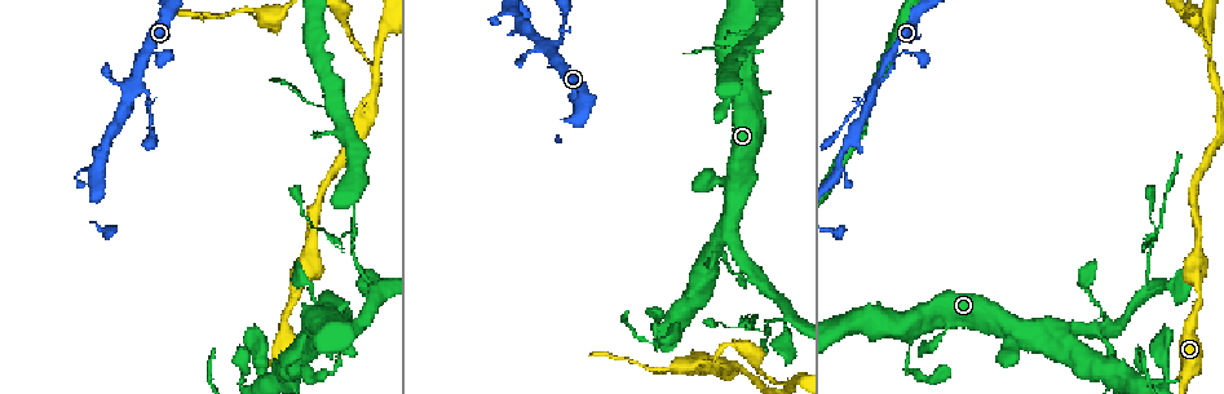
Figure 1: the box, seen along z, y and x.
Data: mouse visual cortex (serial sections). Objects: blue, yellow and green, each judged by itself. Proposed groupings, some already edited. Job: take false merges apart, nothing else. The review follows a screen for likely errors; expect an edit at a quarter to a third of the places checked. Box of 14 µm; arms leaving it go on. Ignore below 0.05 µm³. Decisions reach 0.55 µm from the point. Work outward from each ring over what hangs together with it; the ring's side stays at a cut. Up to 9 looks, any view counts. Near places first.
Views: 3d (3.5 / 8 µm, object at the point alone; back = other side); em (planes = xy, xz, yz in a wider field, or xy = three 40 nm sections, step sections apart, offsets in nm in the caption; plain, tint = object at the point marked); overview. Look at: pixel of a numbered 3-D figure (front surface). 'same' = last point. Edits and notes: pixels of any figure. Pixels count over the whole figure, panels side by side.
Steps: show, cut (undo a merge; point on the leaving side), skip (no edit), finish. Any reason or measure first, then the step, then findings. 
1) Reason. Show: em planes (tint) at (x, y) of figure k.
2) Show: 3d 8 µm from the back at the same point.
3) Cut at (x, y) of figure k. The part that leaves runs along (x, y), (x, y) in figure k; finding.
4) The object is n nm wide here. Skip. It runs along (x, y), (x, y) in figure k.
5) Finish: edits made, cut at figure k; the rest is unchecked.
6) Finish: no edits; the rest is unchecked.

Show: 3d 3.5 µm at (354, 235) of figure 1.

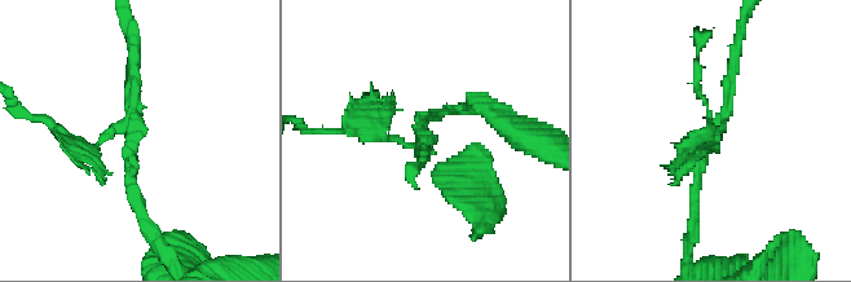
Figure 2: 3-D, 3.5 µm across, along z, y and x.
Need the tissue. Show: em xy step 2 (tint) at (421, 139) of figure 2.

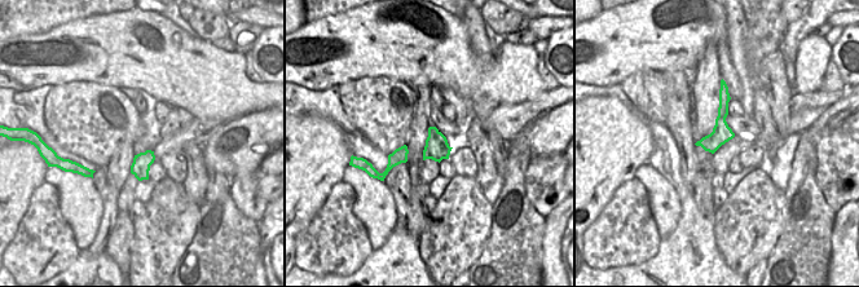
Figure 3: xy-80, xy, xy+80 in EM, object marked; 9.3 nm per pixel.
Skip. It runs along (723, 87), (721, 135), (712, 149) in figure 3; all the same cell.

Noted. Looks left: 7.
Side arm on a straight run. Show: 3d 3.5 µm from the back at (1211, 67) of figure 1.

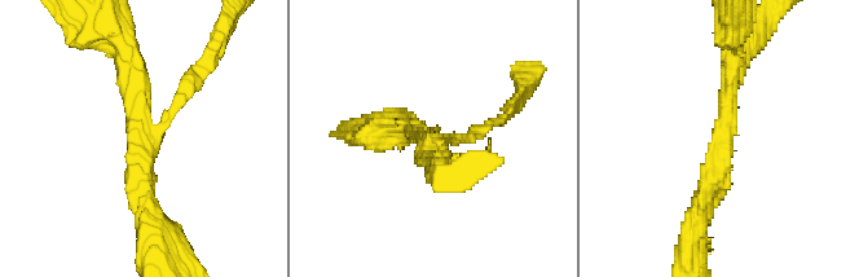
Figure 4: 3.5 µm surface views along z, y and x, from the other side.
Show: em planes (tint) at (723, 146) of figure 4.

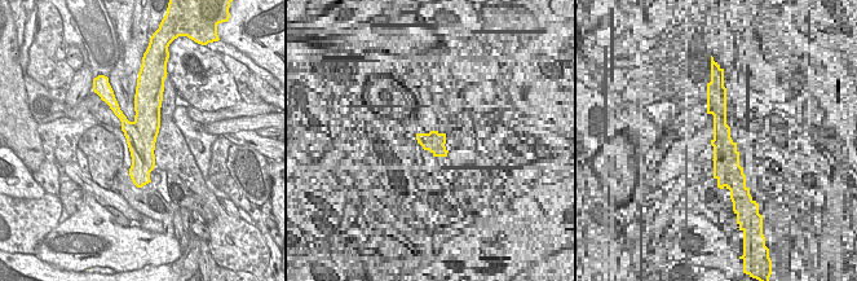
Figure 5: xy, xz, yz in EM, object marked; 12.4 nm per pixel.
Skip. It runs along (149, 225), (141, 150), (197, 78) in figure 4; one cell here.

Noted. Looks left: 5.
A fork. Show: 3d 3.5 µm at (684, 368) of figure 1.

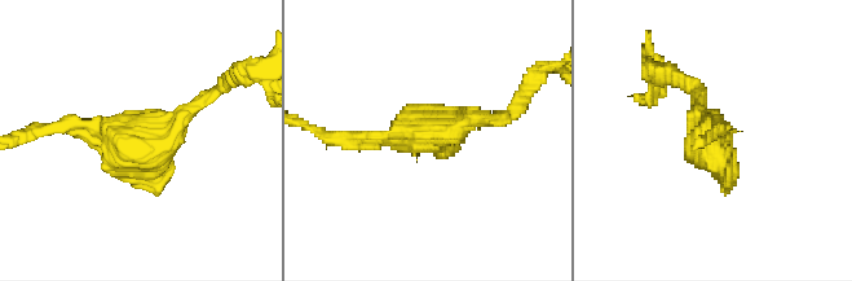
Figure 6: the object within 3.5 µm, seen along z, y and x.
Now the EM. Show: em xy step 2 (tint) at (713, 144) of figure 6.

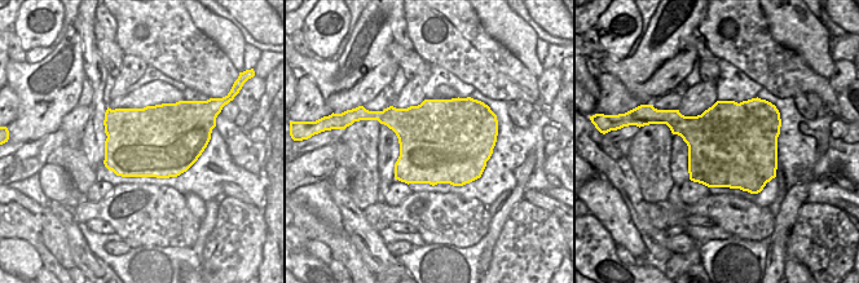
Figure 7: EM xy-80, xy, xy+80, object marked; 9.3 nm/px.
Skip. It runs along (215, 93), (142, 141), (60, 126) in figure 6; all the same cell.

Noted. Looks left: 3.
Thin arm on a thick one. Show: 3d 3.5 µm at (548, 48) of figure 1.

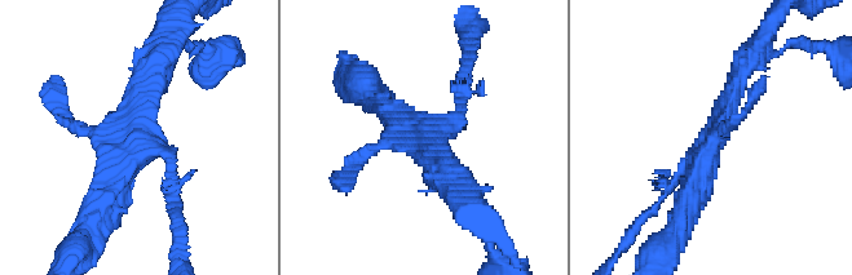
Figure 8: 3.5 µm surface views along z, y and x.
Need the tissue. Show: em planes (tint) at (134, 138) of figure 8.

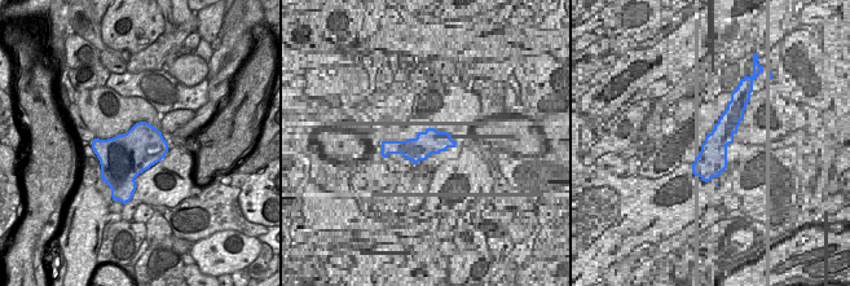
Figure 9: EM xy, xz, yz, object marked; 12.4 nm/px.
Skip. It runs along (745, 63), (685, 211) in figure 8; one cell here.

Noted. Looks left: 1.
Finish: no edits; the rest is unchecked.

